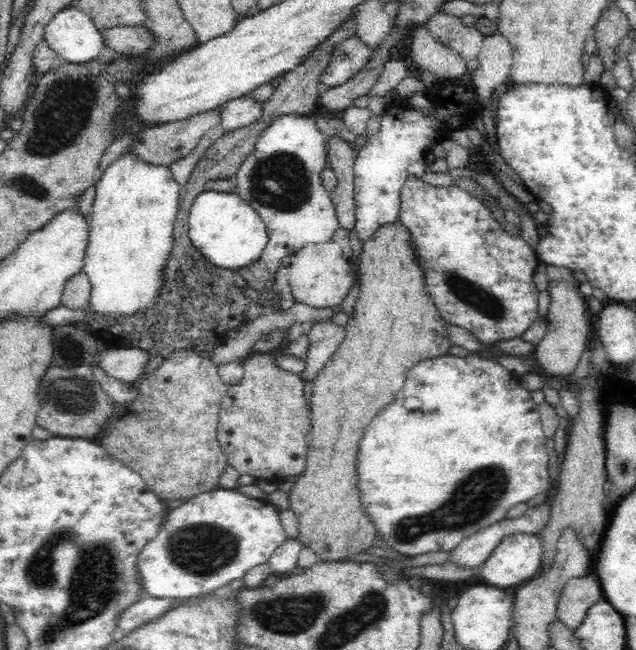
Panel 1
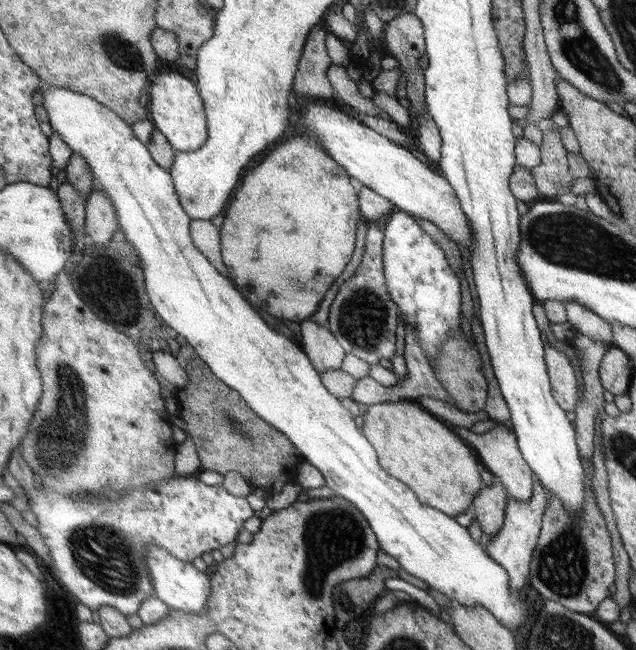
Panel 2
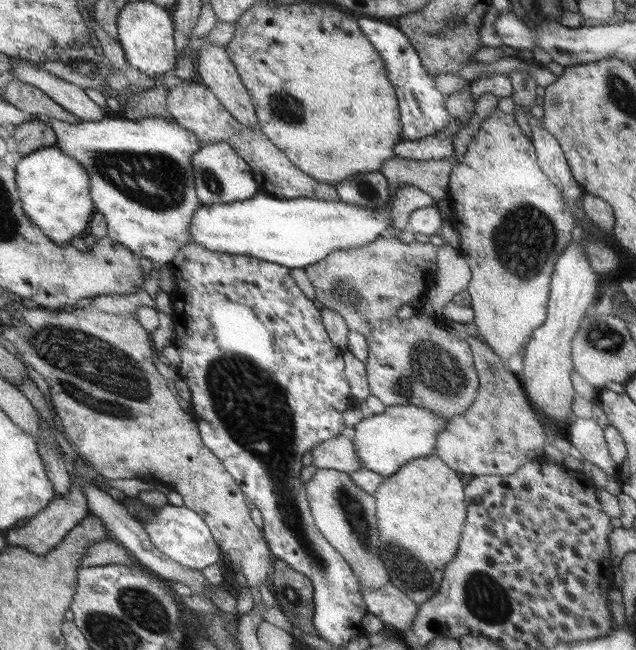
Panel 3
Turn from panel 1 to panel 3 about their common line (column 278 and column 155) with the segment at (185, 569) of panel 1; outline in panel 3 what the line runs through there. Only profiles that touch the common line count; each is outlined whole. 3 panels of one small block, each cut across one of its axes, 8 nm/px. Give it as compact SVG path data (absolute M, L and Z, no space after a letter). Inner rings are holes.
M164 505L159 510L143 519L149 523L142 524L149 540L159 549L161 554L167 555L171 560L178 562L193 570L201 570L214 565L219 558L218 543L214 540L208 525L193 509L182 506Z

